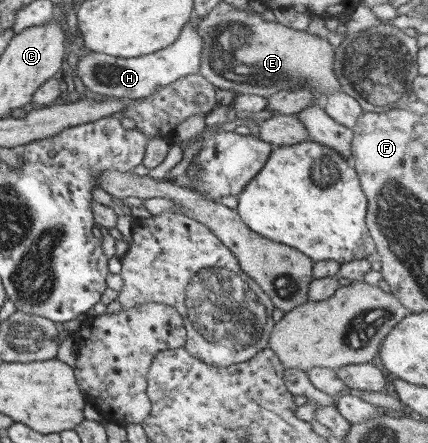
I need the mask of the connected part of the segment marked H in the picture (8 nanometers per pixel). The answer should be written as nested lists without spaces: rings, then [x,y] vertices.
[[[191,19],[181,30],[179,37],[166,48],[134,58],[117,58],[103,53],[87,52],[79,57],[75,64],[74,76],[79,78],[89,92],[114,97],[115,99],[142,99],[159,91],[165,86],[189,74],[197,74],[201,64],[200,37],[194,32],[194,26],[201,19]]]

